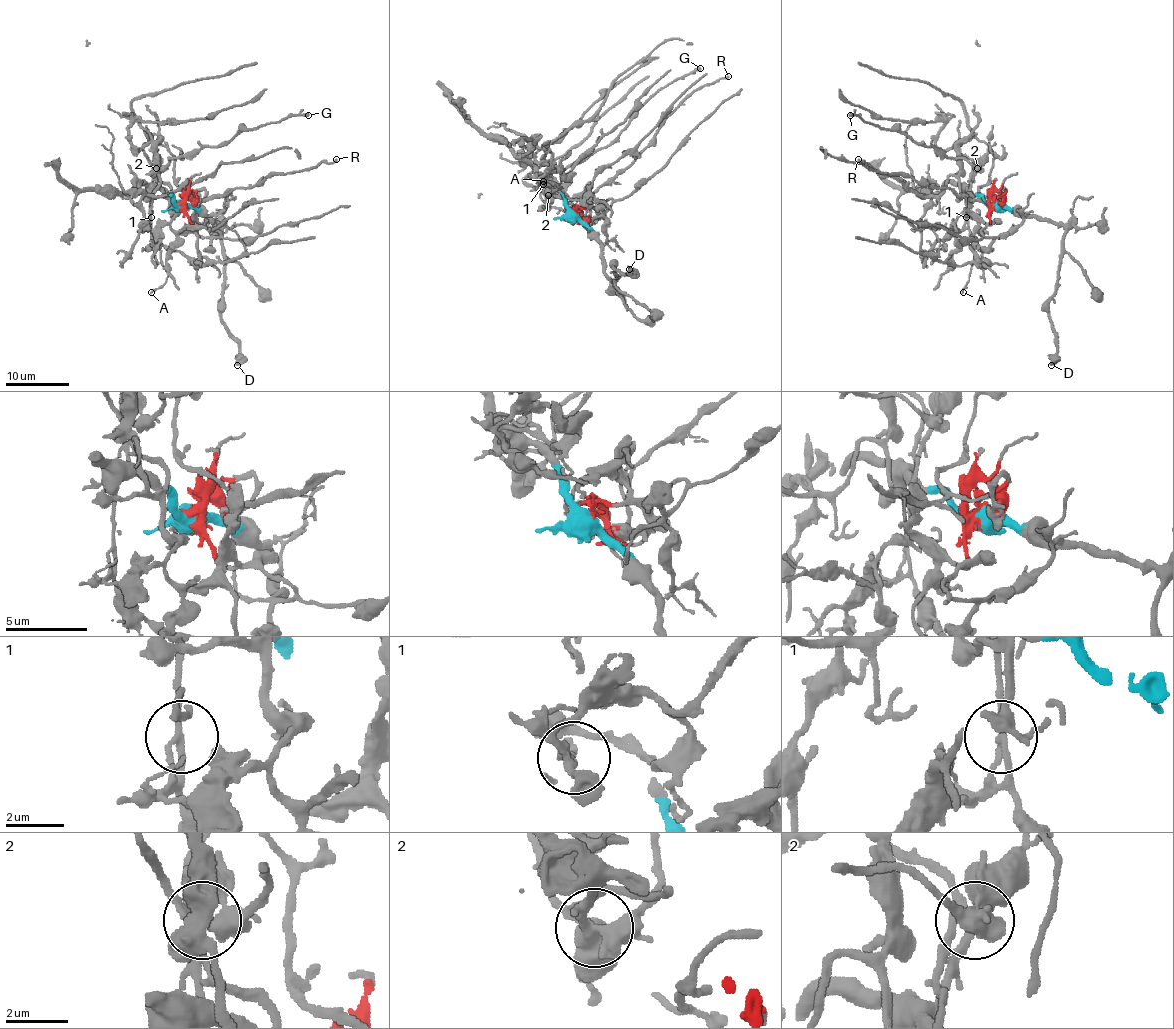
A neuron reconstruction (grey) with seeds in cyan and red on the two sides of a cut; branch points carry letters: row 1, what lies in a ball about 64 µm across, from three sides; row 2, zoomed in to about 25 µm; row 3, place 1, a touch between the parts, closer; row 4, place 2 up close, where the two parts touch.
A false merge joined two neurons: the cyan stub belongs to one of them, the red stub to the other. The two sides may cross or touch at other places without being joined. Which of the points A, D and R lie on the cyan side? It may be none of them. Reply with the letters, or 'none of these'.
A, D

